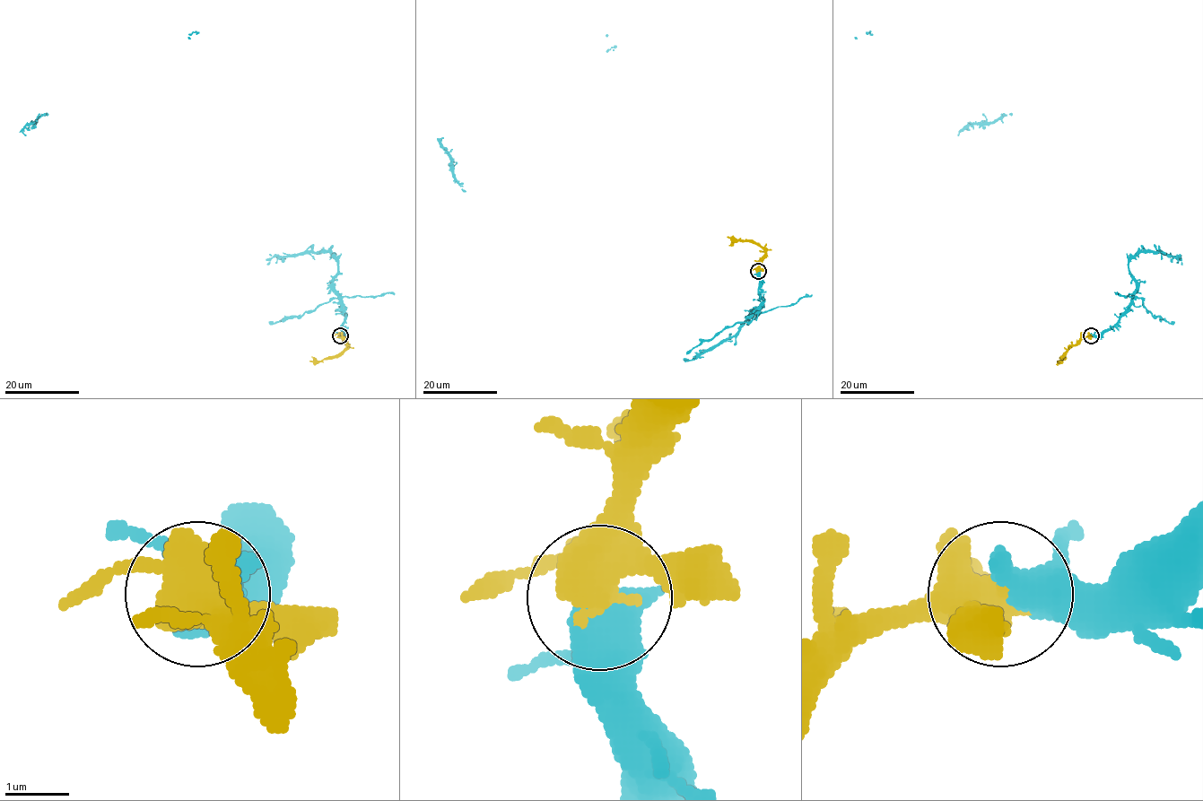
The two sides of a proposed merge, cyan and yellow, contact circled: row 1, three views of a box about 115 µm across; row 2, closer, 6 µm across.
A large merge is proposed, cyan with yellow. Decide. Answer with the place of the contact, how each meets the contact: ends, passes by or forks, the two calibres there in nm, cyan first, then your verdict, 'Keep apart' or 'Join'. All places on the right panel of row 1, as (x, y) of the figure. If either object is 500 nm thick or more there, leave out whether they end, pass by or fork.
Place: (1091, 335). At the ring cyan passes by. At the ring yellow forks. Thickness 480 nm (cyan) against 460 nm. Join

